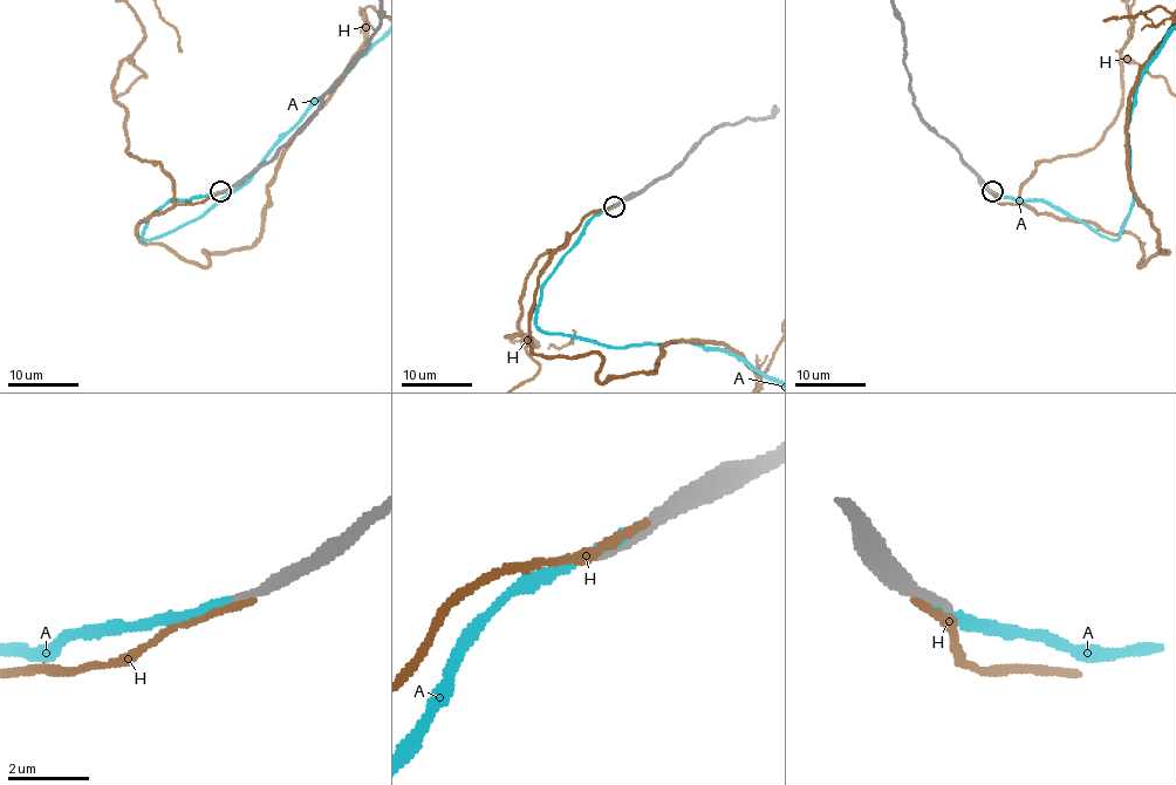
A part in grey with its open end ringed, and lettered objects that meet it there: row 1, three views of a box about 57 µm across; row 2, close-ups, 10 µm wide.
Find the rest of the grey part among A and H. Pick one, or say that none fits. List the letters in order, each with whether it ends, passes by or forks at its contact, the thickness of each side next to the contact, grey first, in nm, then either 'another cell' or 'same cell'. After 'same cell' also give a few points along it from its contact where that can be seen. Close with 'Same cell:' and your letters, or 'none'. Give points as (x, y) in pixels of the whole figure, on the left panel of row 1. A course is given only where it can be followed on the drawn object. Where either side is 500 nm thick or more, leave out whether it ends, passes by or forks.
A: it ends; calibres 240 and 280 nm; same cell
H: it ends; calibres 280 and 240 nm; another cell
Same cell: A

